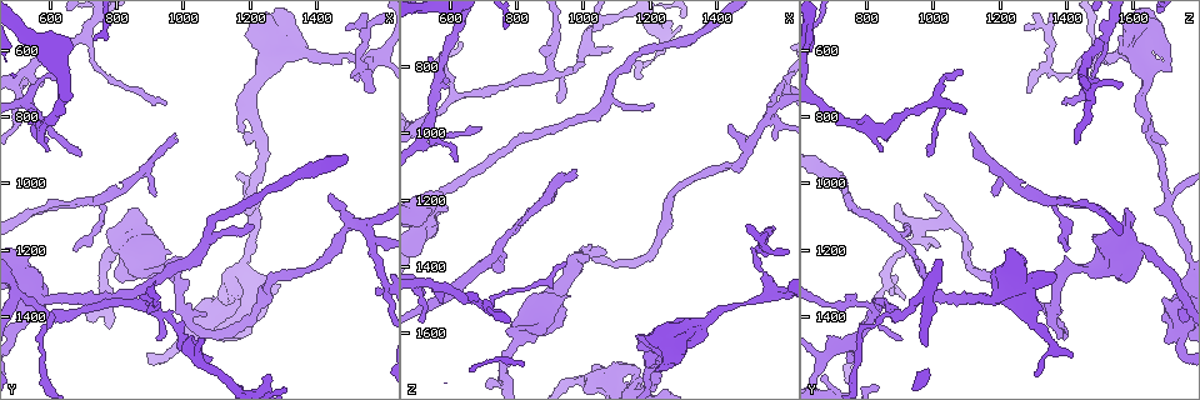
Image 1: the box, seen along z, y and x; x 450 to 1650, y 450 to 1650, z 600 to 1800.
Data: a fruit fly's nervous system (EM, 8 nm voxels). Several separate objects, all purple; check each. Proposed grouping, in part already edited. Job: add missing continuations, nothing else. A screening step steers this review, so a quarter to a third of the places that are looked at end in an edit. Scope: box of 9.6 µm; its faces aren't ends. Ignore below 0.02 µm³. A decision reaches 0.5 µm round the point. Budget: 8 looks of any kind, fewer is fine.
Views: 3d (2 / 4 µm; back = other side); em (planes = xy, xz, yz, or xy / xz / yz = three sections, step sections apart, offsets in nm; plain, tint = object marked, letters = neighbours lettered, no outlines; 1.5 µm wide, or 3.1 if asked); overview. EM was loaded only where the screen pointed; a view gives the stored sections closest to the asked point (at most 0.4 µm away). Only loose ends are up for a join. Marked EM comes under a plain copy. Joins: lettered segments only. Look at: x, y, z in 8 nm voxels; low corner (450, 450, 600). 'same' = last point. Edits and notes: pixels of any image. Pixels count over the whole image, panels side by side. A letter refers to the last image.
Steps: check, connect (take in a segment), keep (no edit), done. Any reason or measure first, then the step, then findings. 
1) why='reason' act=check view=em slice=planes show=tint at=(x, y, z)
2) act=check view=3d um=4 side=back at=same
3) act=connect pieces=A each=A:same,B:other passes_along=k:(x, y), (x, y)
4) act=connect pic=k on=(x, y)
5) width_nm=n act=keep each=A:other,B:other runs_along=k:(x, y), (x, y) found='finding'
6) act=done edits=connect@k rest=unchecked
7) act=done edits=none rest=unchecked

why='branch stops here' act=check view=3d um=4 at=(670, 1200, 1400)

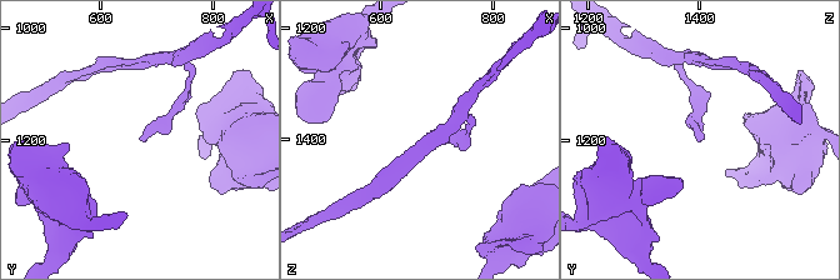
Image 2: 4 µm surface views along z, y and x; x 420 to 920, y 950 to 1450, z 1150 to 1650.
act=check view=em slice=planes show=letters at=(670, 1195, 1400)

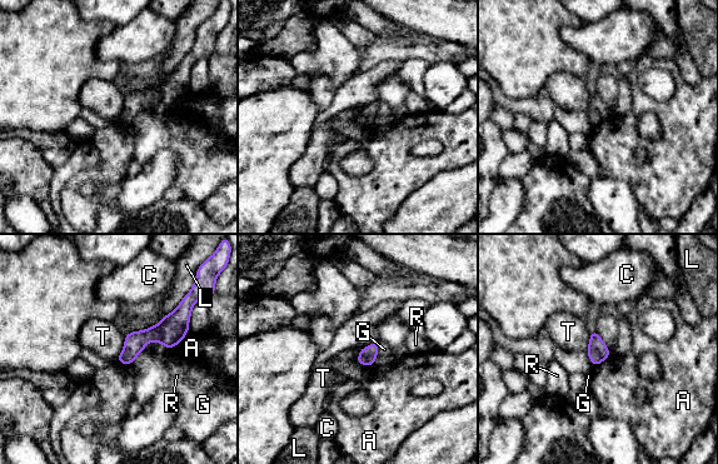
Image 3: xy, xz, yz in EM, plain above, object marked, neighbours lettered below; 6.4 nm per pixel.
width_nm=110 act=keep each=A:other,C:other,G:other,L:other,R:other,T:other border=3:(126, 334), (124, 348), (116, 358) found='no lettered segment goes on from it'

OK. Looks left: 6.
why='thin end' act=check view=em slice=planes show=letters at=(1570, 720, 1280)

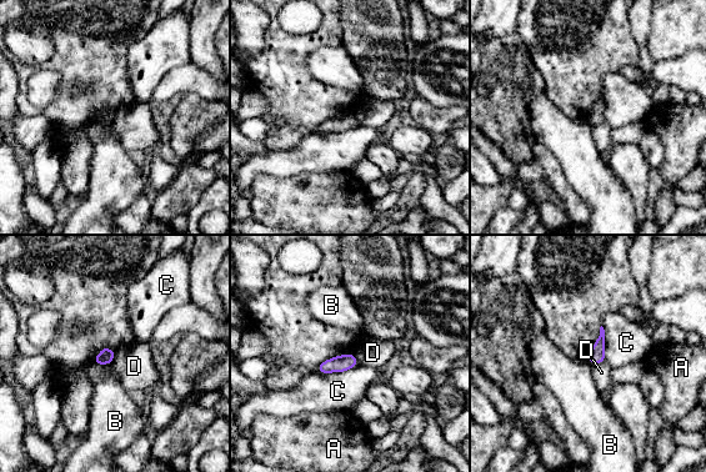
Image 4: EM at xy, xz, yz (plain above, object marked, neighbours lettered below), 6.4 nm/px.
width_nm=90 act=keep each=A:other,B:other,C:other,D:other found='no lettered segment goes on from it'

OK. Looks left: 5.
why='thin end' act=check view=em um=3.1 slice=planes show=letters at=(970, 860, 1110)

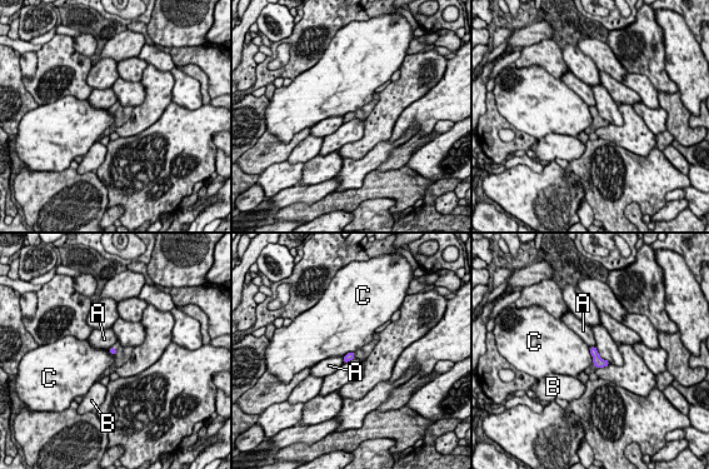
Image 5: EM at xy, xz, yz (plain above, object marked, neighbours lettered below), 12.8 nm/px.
act=keep each=A:other,B:other,C:other border=5:(589, 350), (593, 362) found='none of them fits'

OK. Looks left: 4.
act=done edits=none rest=unchecked

